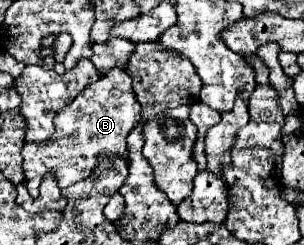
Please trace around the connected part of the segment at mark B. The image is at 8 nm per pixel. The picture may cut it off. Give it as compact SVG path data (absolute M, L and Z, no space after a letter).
M114 67L98 81L90 83L70 105L58 111L56 115L56 133L46 143L32 143L22 147L24 157L24 175L28 179L28 191L32 197L38 195L38 185L42 183L48 171L54 171L60 187L70 187L76 181L86 179L90 171L98 165L98 153L104 155L126 155L126 135L138 123L140 103L132 89L130 75Z

